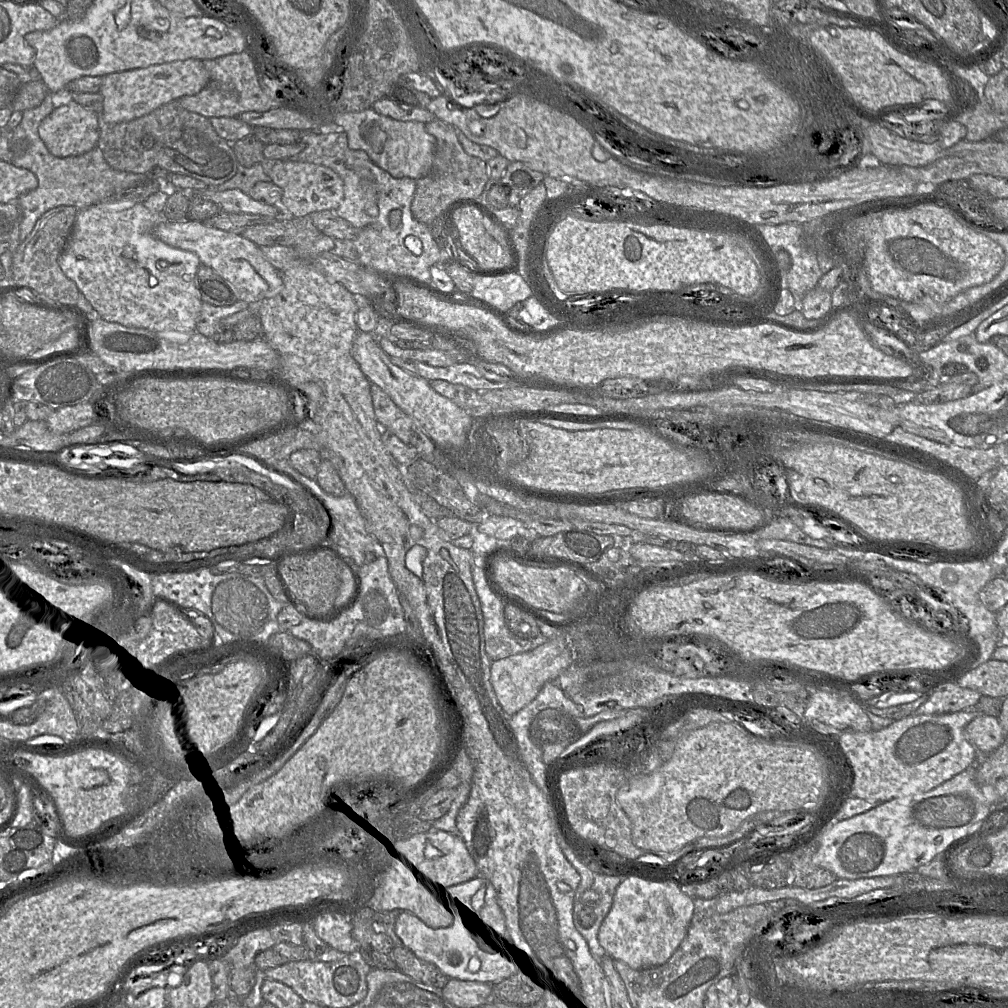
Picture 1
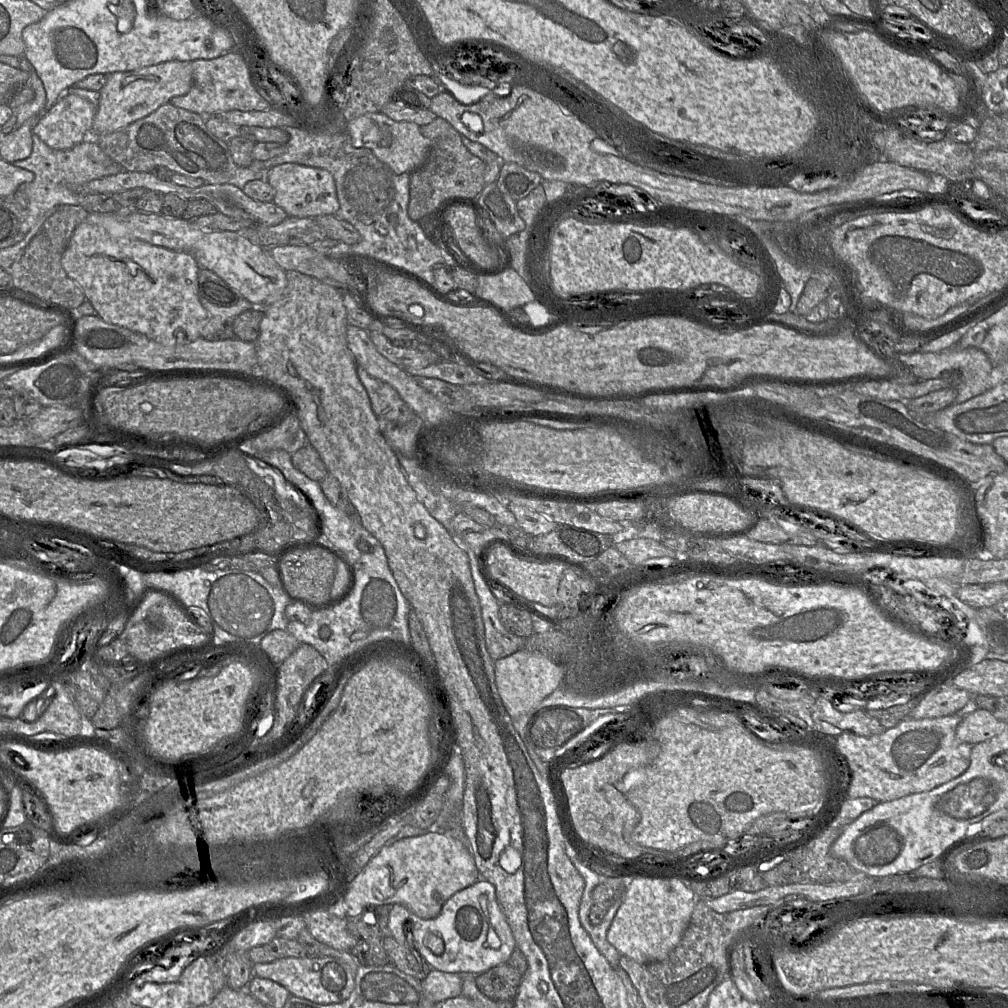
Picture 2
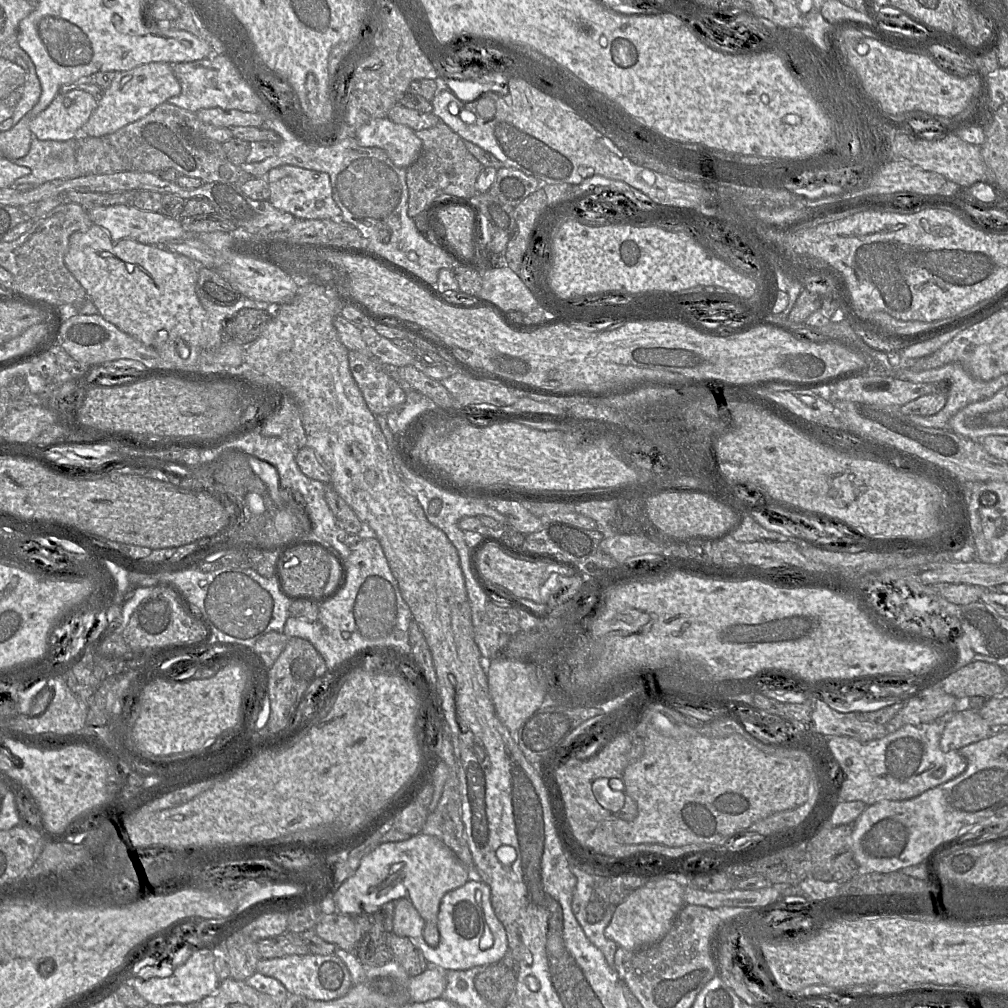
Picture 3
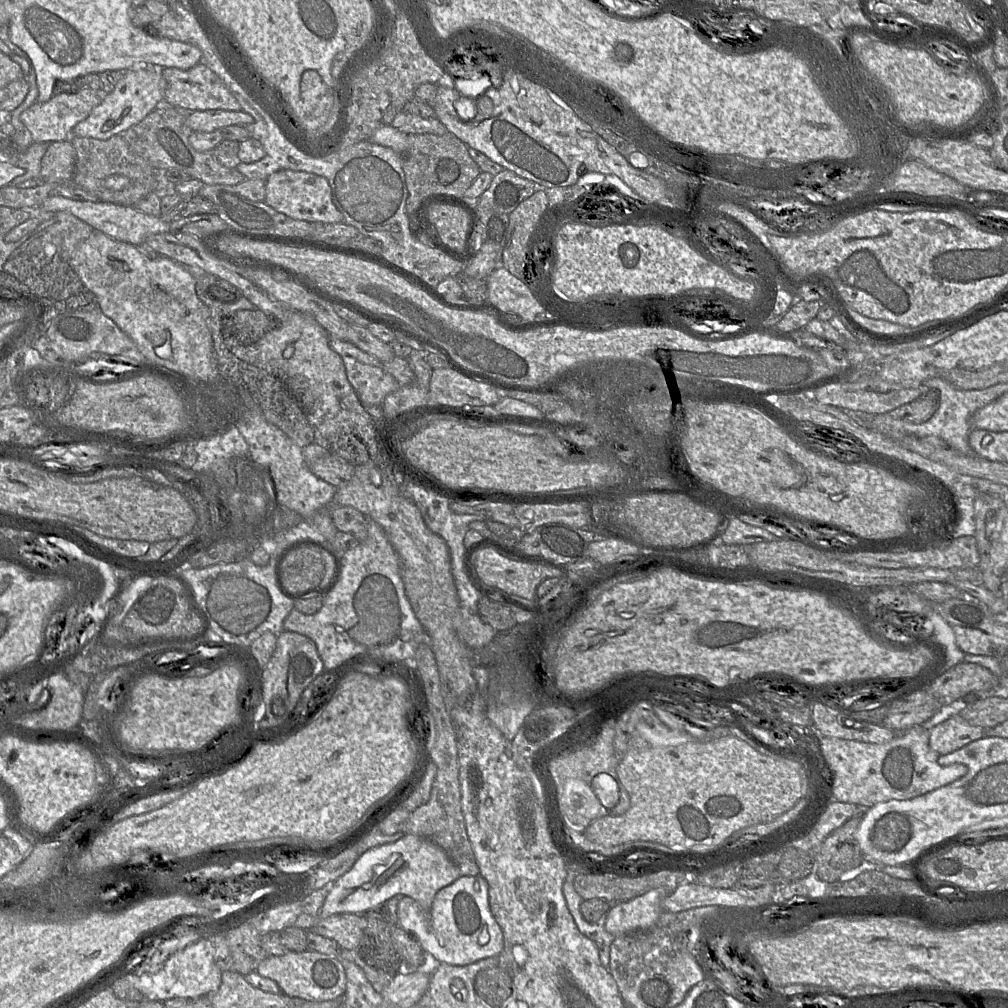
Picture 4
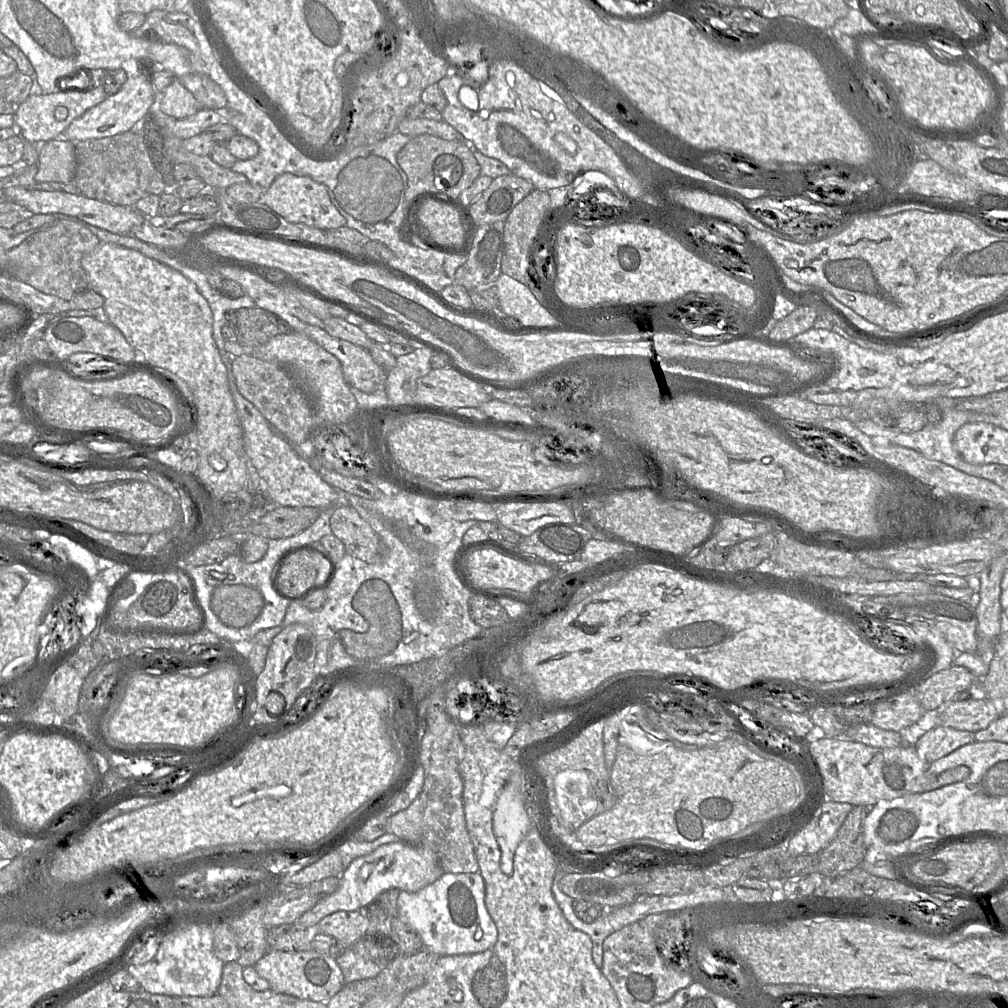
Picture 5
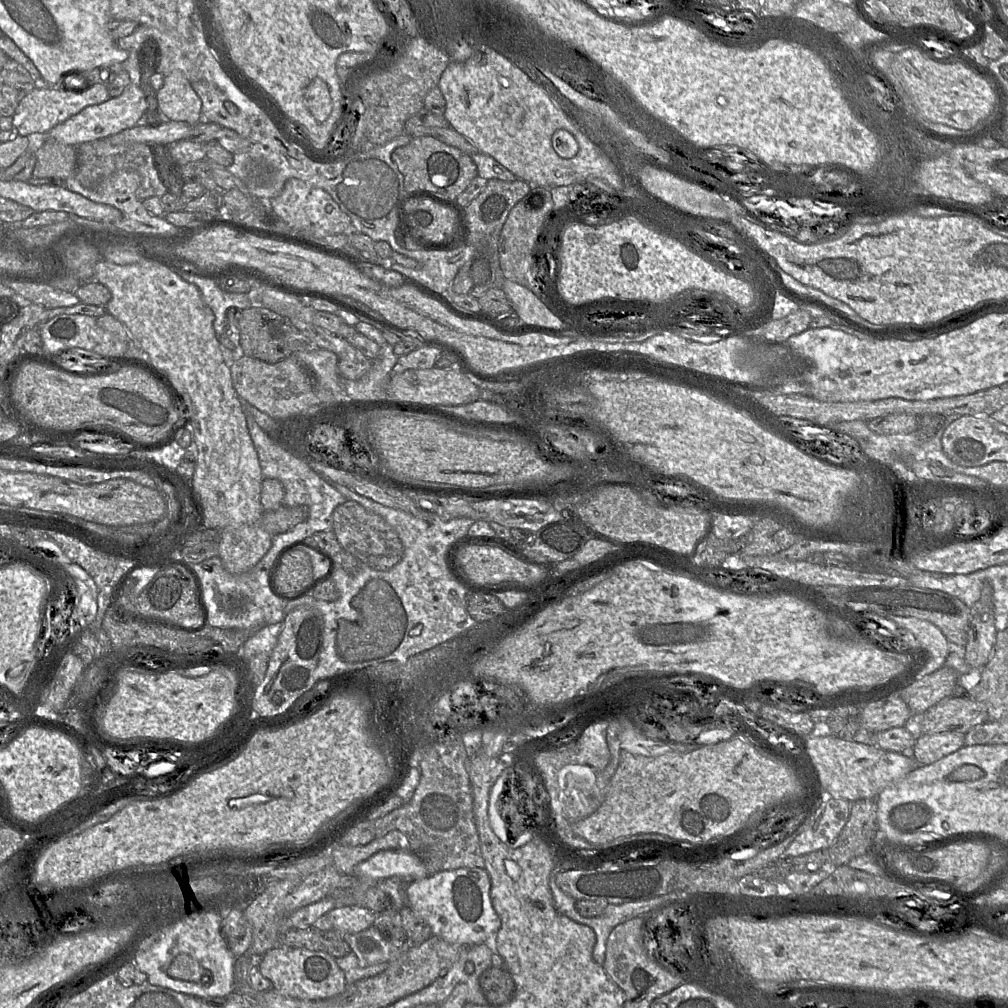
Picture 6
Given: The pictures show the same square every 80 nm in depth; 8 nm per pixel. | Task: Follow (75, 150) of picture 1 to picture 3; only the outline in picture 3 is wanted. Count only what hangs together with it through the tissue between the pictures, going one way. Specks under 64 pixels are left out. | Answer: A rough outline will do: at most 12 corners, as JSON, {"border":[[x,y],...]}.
{"border":[[88,92],[59,93],[29,128],[69,141],[98,106]]}

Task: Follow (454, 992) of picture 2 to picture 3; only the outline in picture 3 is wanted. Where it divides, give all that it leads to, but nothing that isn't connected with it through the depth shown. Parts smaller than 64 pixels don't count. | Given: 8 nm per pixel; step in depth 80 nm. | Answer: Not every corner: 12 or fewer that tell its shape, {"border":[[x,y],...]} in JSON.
{"border":[[426,969],[409,980],[410,1002],[441,998],[445,971]]}

